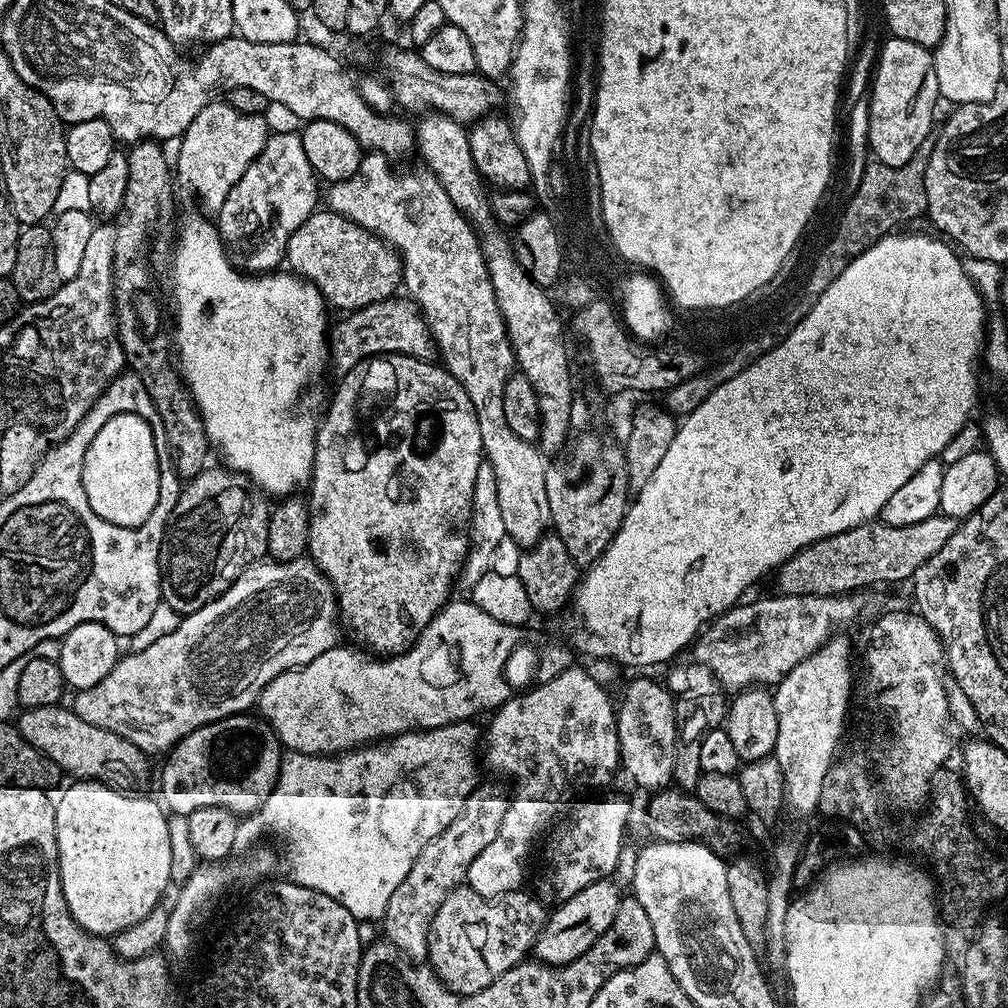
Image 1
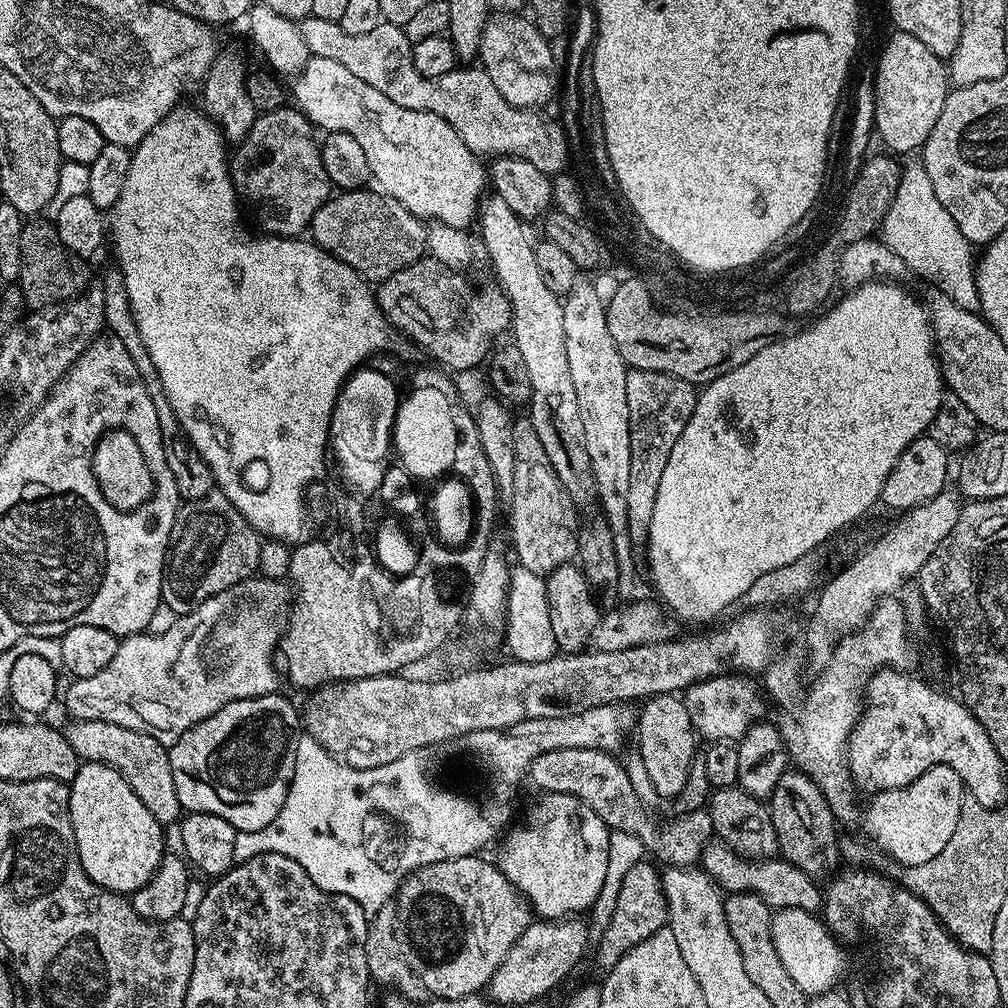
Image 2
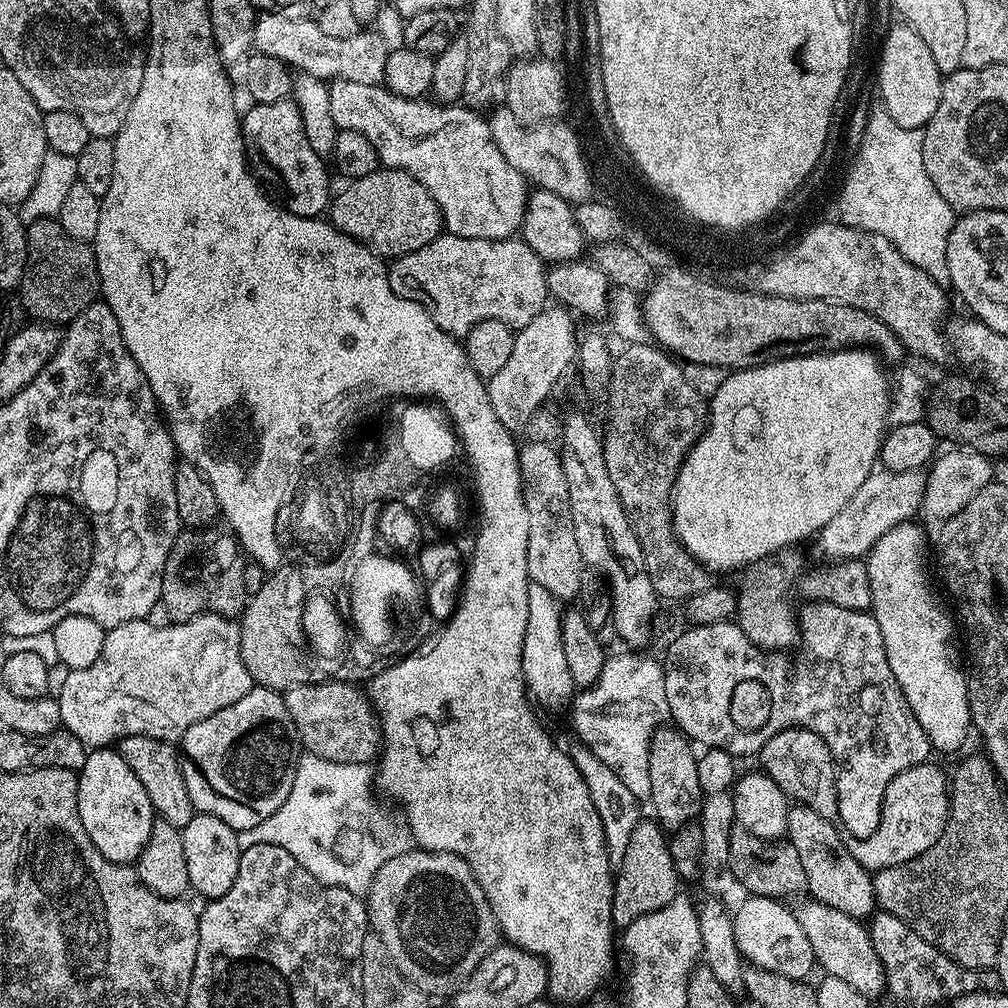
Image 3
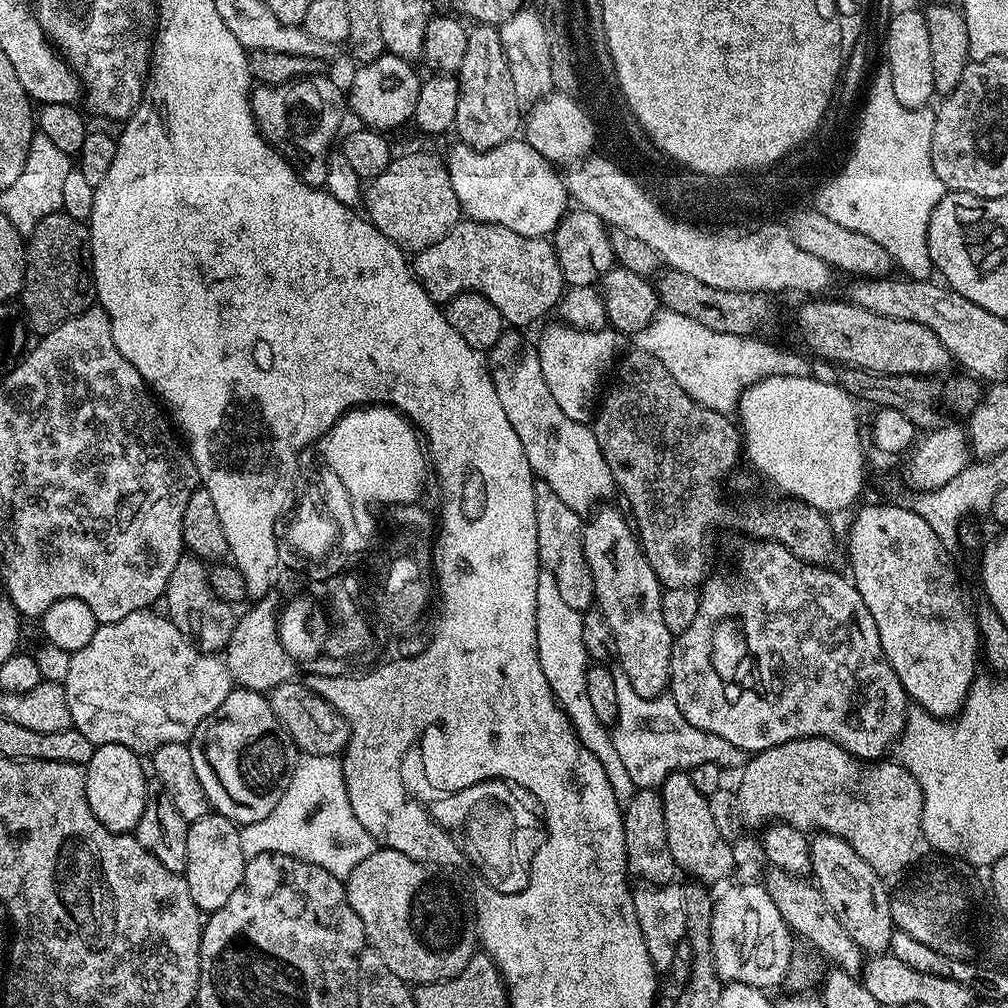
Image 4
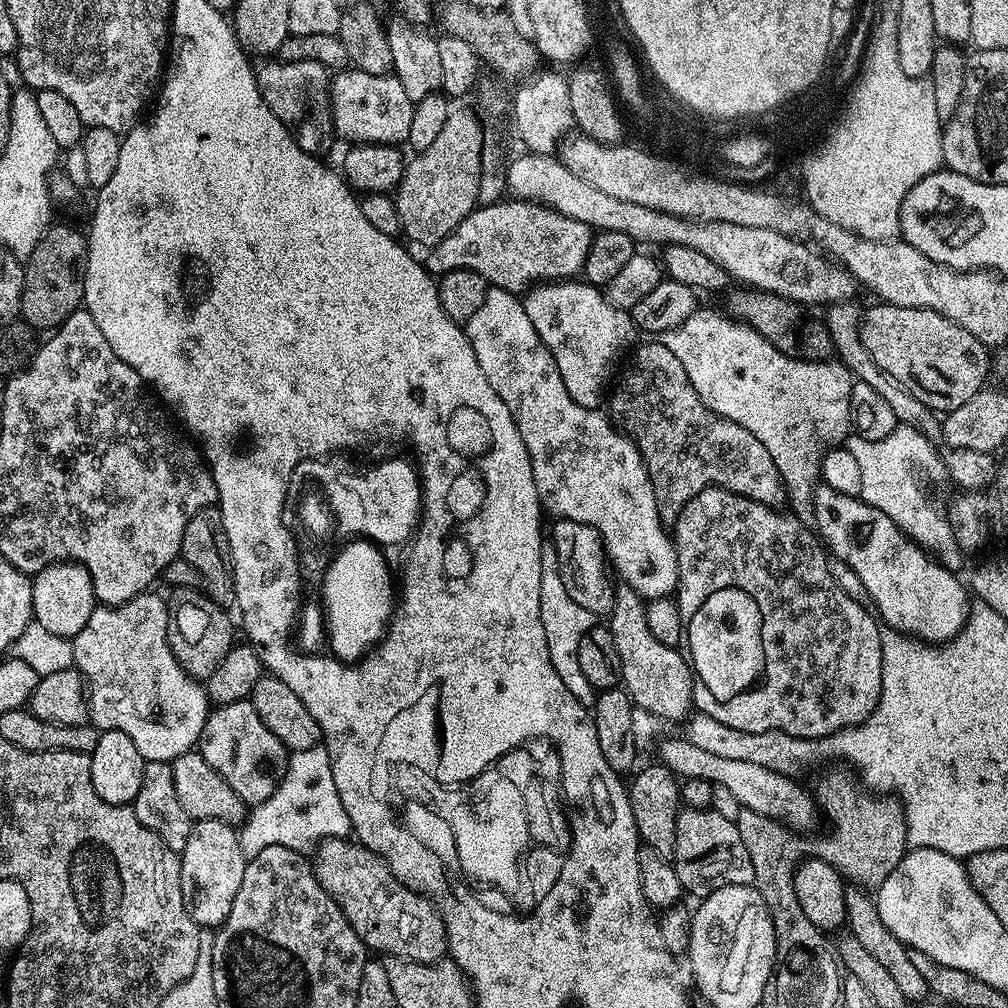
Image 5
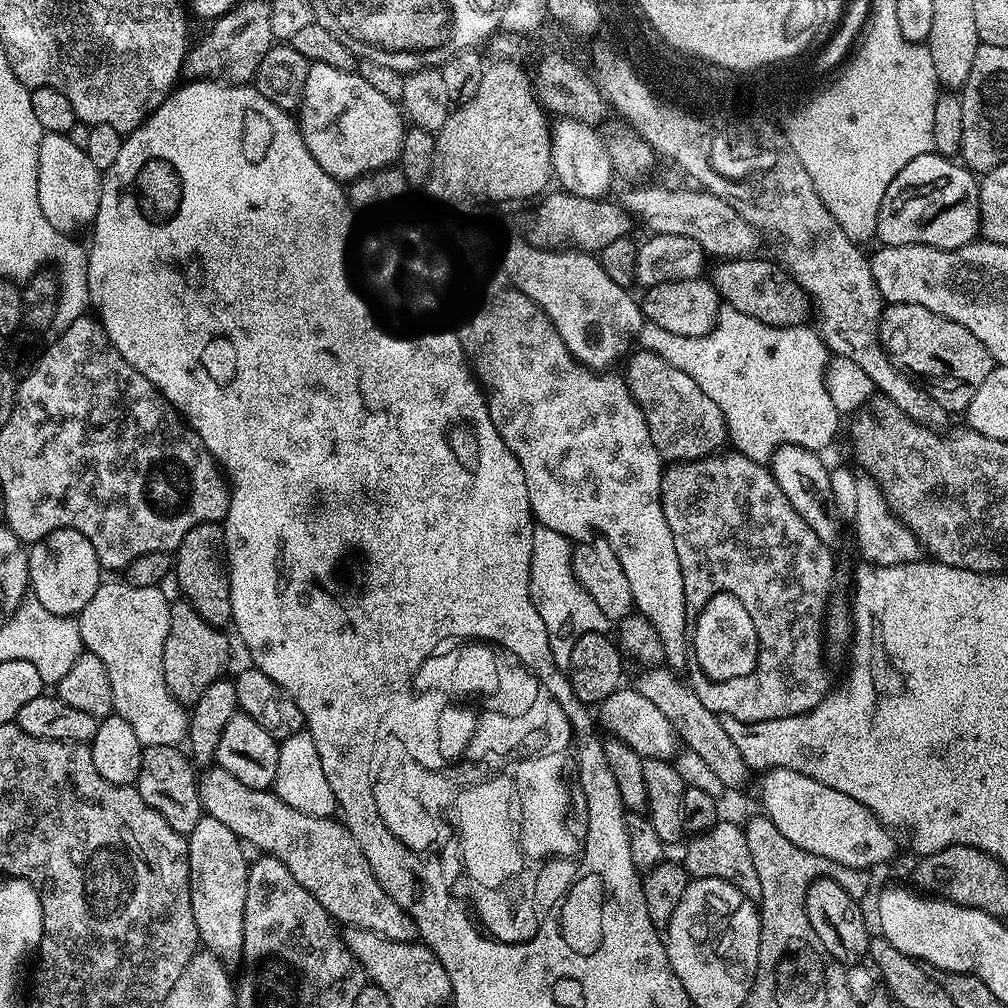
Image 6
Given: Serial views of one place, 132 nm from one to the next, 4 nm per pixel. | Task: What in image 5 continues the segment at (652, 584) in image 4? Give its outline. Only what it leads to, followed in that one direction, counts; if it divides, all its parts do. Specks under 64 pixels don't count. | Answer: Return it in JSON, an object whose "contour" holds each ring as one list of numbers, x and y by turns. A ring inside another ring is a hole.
{"contour":[[617,587,612,614,606,620,606,627,612,632,614,646,620,655,622,687,633,705,646,710,651,716,659,716,664,722,683,721,694,708,692,670,685,653,679,647,666,646,658,642,654,634,650,634,650,626,646,623,645,603,644,597,634,589]]}

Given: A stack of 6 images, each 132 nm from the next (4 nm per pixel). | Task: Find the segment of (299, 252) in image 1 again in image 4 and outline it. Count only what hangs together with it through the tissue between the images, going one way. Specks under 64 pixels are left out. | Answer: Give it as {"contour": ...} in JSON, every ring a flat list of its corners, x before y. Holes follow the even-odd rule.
{"contour":[[416,152,409,156,397,155,388,163,388,171,367,181,362,192,362,212,378,231,390,238,390,242,394,242,408,254,426,250,426,246,434,246,438,238,446,235,462,219,460,203,454,194,454,186,450,186,447,167,441,161,439,164,438,161,431,160,428,156,419,156]]}

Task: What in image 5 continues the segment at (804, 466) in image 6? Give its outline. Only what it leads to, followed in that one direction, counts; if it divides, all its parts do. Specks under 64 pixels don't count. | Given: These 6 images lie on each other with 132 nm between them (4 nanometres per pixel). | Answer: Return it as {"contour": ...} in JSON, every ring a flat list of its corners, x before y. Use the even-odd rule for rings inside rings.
{"contour":[[820,482,812,489,810,511,816,519,814,528,823,547,835,559,846,562,846,566,854,570,854,574,858,574,864,587,863,595,872,599,871,607,875,615,883,623,885,620,888,623,885,625,891,631,903,632,906,636,914,636,933,646,950,641,961,632,970,611,969,589,965,585,965,589,960,585,961,577,957,573,942,567,937,560,931,559,928,553,919,548,901,528,896,526,890,518,886,518,882,510,874,510,874,506,865,504,863,500,842,494,828,484]]}

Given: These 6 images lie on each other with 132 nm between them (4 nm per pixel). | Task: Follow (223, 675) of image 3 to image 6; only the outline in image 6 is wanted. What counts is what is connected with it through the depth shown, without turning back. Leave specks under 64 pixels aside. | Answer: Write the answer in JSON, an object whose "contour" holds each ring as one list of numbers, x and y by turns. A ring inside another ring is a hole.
{"contour":[[101,583,94,598,78,615,80,643,106,666,110,674,110,694,114,694,112,711,130,722,138,742,150,746,179,745,188,735,185,705,179,704,166,686,162,674,162,650,170,630,170,603,157,587]]}

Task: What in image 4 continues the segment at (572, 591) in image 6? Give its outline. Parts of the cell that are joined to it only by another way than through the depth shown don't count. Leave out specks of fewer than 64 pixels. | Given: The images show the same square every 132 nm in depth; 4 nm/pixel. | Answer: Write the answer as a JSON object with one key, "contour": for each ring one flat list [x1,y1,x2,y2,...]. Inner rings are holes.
{"contour":[[543,570,538,574,538,662,542,662,542,674,546,676,546,682,550,682,550,690,558,702,560,709,566,714,574,734,580,739,580,747,590,750,598,758,602,768,606,771,606,778,610,781,611,789,614,792,615,800,622,806,628,804,630,798,638,790,636,783,627,773,626,766,623,765,622,758,619,757,618,750,614,747,611,731,606,727,605,721,598,718,594,710,594,705,590,703,590,694,586,694,586,674,589,670,590,659,586,646,583,644,583,615,578,610,573,610,570,605,562,599,562,594,558,590,558,581,554,579,554,574]]}

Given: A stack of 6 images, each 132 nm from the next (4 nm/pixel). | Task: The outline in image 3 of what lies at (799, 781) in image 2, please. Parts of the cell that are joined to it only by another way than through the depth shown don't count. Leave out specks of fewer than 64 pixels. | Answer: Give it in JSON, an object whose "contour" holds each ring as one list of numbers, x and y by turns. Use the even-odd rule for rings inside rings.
{"contour":[[793,803,788,809,786,836,798,850,799,861,805,870,806,892,811,899,834,906,834,910,842,910,842,914,850,914,858,921,873,915,877,902,869,869,853,858,851,847,833,821,822,818,822,814,810,810,805,804]]}

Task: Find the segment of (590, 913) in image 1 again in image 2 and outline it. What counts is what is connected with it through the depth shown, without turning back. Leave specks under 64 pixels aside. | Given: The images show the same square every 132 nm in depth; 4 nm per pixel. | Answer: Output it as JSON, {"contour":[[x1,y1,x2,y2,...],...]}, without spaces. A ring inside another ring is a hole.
{"contour":[[565,918,562,920,537,919,528,925,528,929,510,946,510,954,502,958,502,966,494,970,494,978,490,978,486,989,487,999,493,1000,498,1006,504,1004,532,1004,535,1000,543,998,547,992,552,992,576,967,584,956,584,951,589,951,588,926,583,919]]}

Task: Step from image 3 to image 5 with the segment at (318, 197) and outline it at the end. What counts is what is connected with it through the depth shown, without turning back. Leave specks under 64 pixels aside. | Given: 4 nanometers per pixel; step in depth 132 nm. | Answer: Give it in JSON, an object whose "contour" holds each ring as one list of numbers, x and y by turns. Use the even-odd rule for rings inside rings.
{"contour":[[279,58,261,64,264,65,255,69,256,85,266,106,283,122,300,149,323,157,334,141,329,69,318,62,286,62]]}

